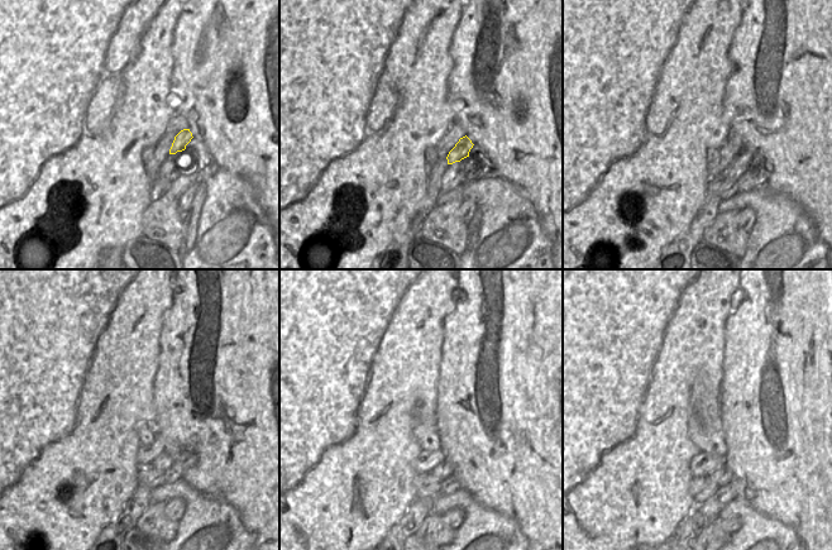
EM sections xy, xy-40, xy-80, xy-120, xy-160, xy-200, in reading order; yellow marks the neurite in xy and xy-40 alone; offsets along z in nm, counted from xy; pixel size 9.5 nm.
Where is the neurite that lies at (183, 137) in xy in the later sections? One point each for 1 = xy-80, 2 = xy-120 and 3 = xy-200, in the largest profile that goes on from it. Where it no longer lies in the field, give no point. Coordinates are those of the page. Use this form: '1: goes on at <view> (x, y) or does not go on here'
1: goes on at xy-80 (741, 162)
2: goes on at xy-120 (162, 463)
3: goes on at xy-200 (722, 477)

